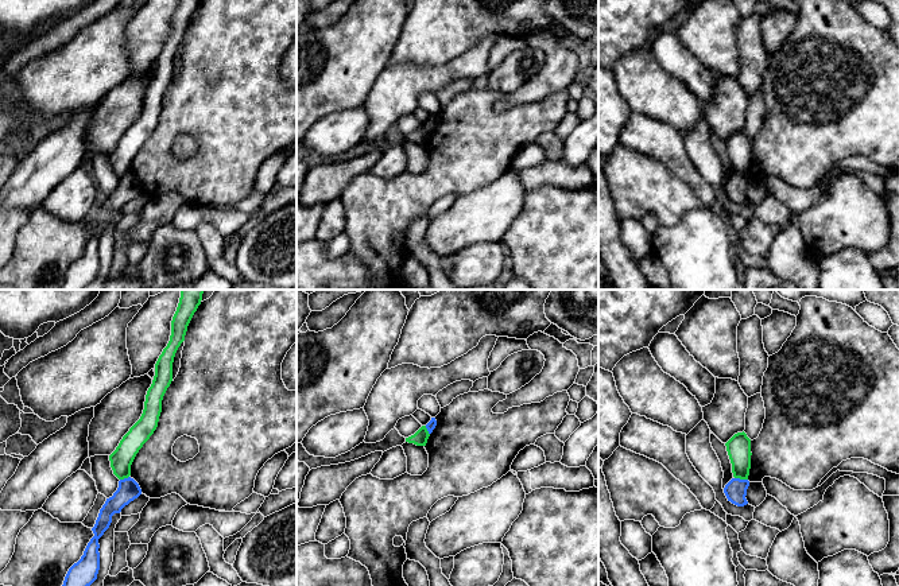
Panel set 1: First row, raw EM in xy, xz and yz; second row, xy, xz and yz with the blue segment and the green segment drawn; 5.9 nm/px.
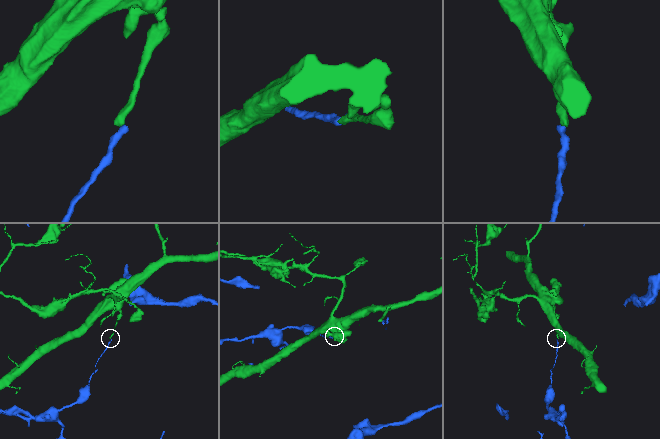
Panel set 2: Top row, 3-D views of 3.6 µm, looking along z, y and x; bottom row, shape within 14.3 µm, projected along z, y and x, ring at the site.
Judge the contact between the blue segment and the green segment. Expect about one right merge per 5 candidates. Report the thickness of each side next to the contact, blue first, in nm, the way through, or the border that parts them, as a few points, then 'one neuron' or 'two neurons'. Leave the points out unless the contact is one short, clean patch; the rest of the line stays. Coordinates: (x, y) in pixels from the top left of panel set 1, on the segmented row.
calibres 130 and 140 nm; border yz (735, 477), (747, 480); two neurons

